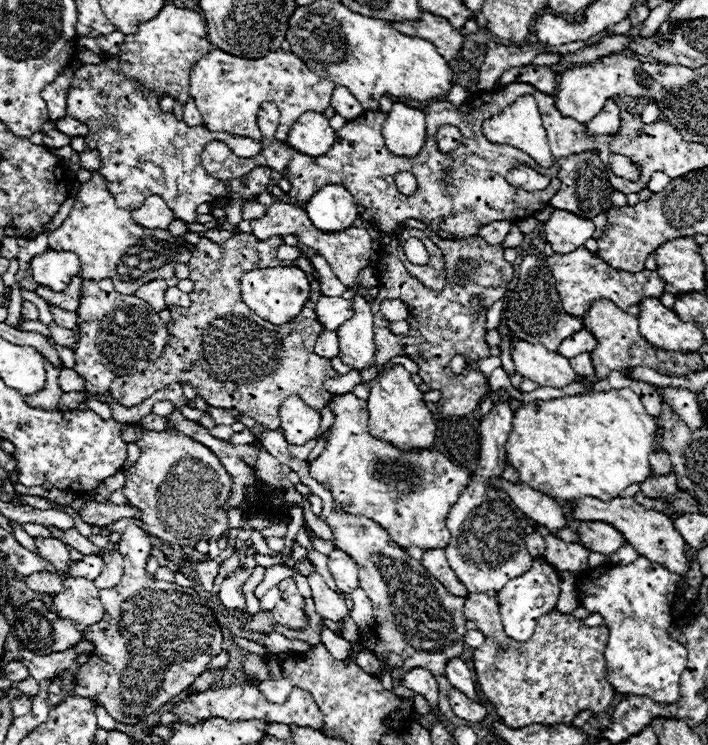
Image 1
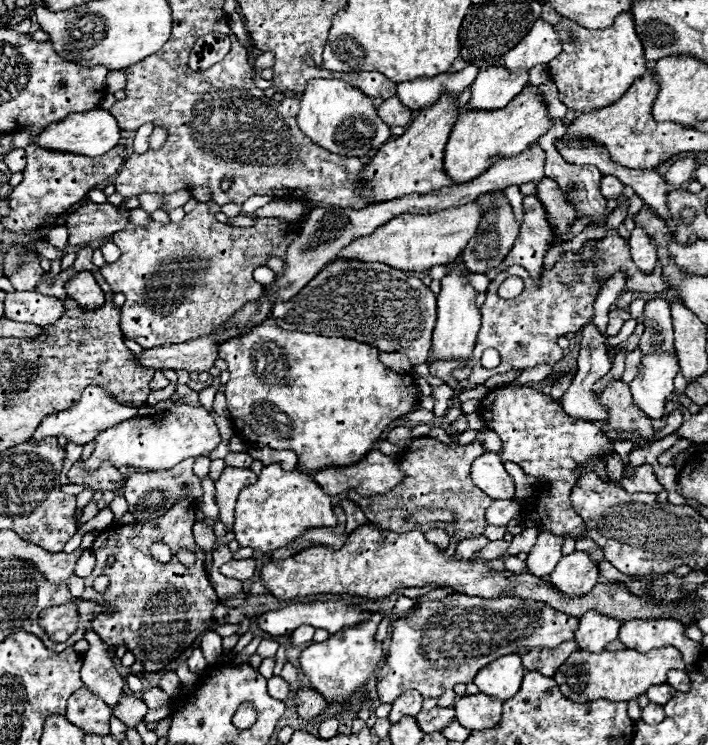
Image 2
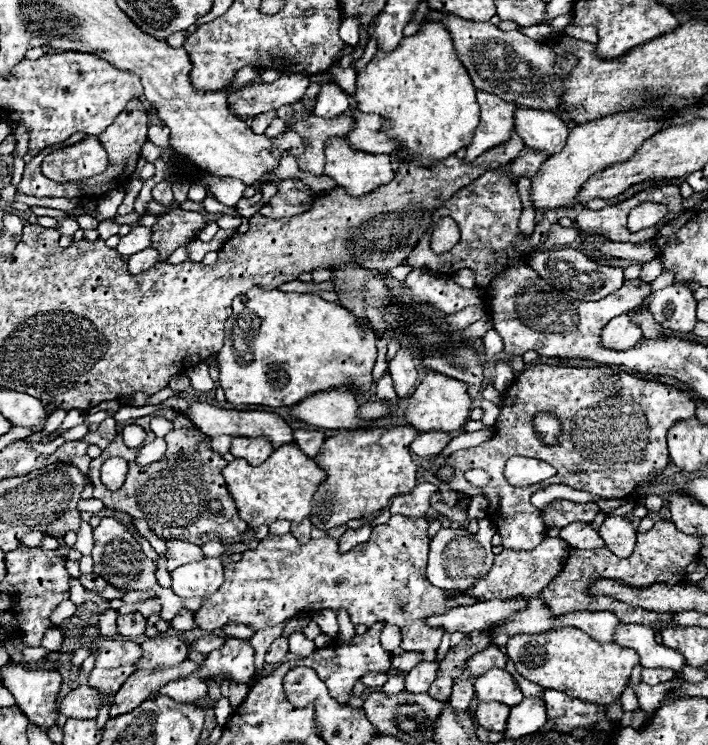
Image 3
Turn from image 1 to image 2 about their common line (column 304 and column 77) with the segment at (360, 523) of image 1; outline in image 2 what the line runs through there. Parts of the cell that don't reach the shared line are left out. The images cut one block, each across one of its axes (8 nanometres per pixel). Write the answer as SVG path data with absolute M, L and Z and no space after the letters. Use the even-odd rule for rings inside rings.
M78 460L68 472L68 482L70 484L80 484L82 488L90 488L94 492L106 492L106 490L120 492L122 490L122 480L124 480L124 476L110 464L102 466L96 472L86 474L86 472L82 472L82 460Z

